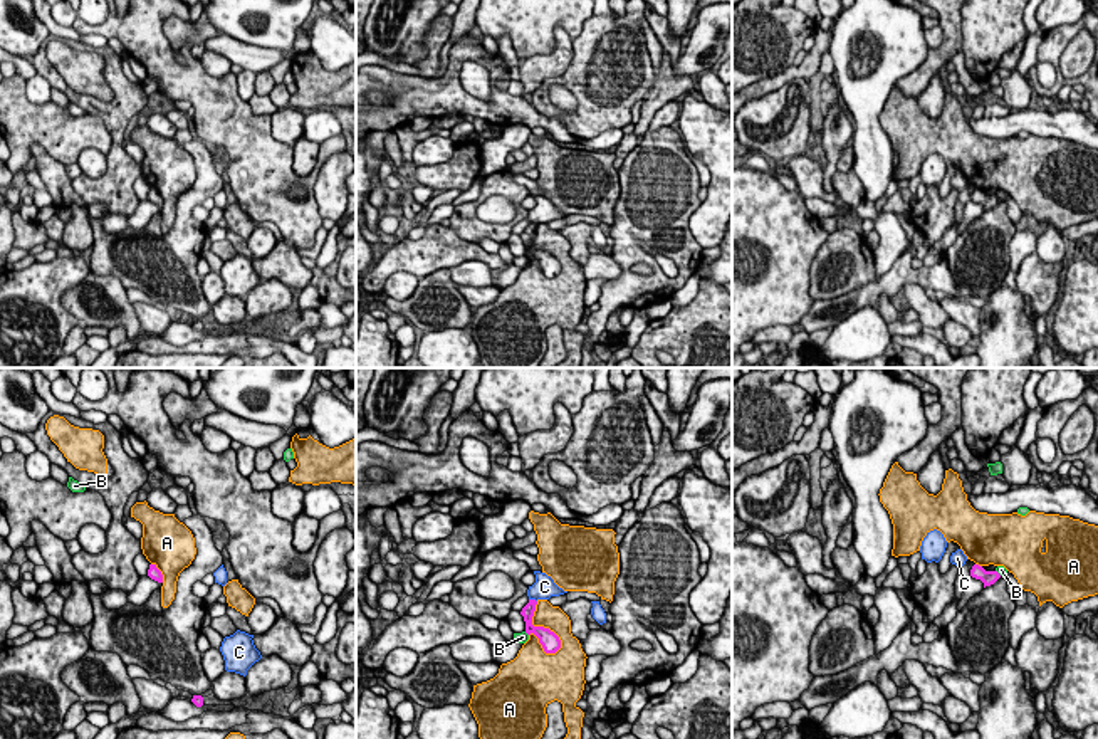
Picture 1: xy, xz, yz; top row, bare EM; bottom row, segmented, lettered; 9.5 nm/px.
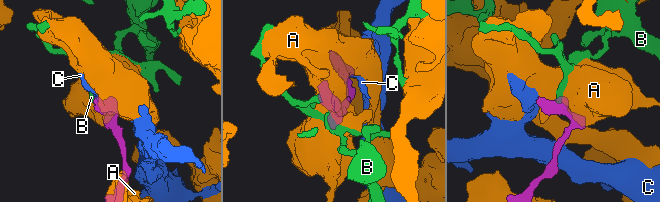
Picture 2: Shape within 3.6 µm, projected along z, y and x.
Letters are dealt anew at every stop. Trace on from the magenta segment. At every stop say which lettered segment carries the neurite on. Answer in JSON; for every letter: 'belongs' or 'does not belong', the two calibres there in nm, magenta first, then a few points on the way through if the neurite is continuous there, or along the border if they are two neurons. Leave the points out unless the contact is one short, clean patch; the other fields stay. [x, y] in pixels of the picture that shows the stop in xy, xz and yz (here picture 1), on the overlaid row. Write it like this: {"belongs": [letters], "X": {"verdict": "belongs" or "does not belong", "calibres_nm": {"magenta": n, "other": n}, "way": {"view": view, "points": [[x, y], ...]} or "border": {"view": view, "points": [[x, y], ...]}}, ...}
{"belongs": [], "A": {"verdict": "does not belong", "calibres_nm": {"magenta": 180, "other": 240}}, "B": {"verdict": "does not belong", "calibres_nm": {"magenta": 140, "other": 90}, "border": {"view": "yz", "points": [[996, 570], [1001, 575]]}}, "C": {"verdict": "does not belong", "calibres_nm": {"magenta": 130, "other": 220}, "border": {"view": "xz", "points": [[529, 598], [536, 602]]}}}

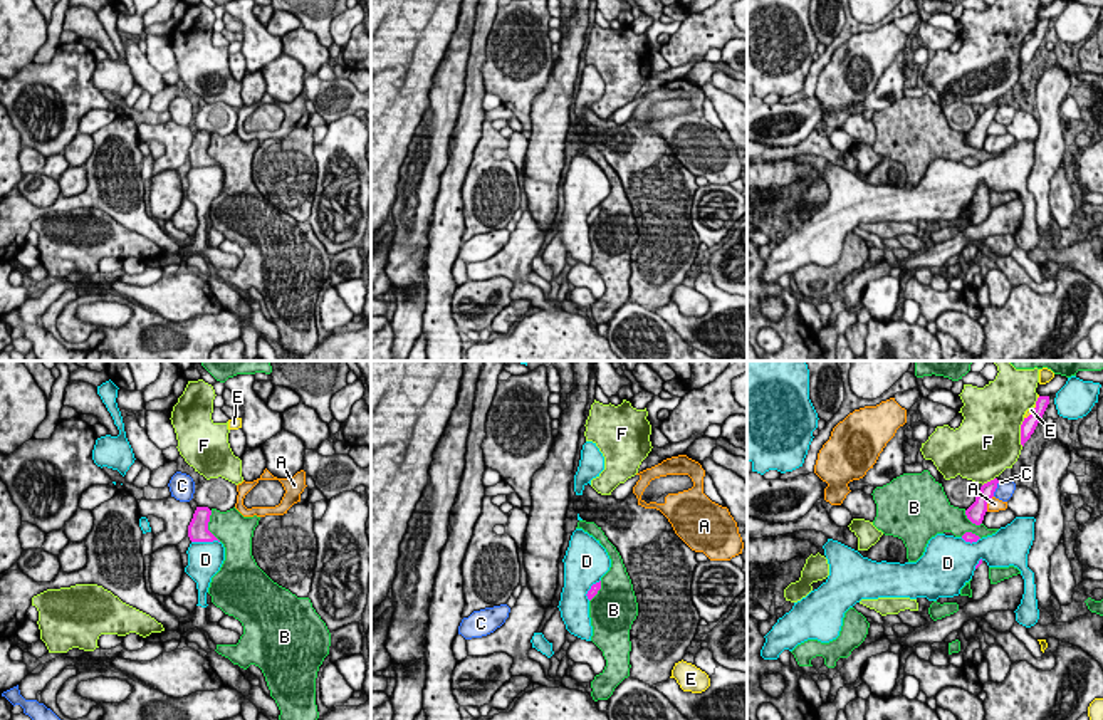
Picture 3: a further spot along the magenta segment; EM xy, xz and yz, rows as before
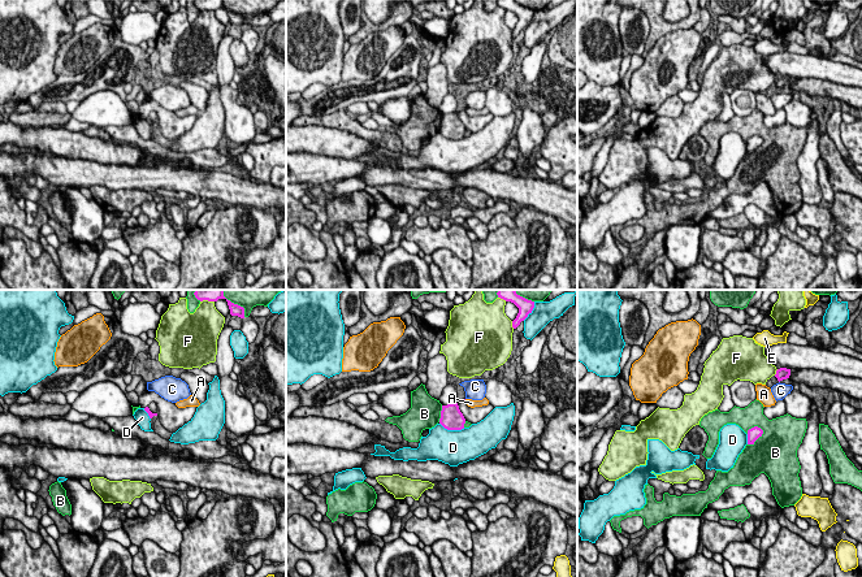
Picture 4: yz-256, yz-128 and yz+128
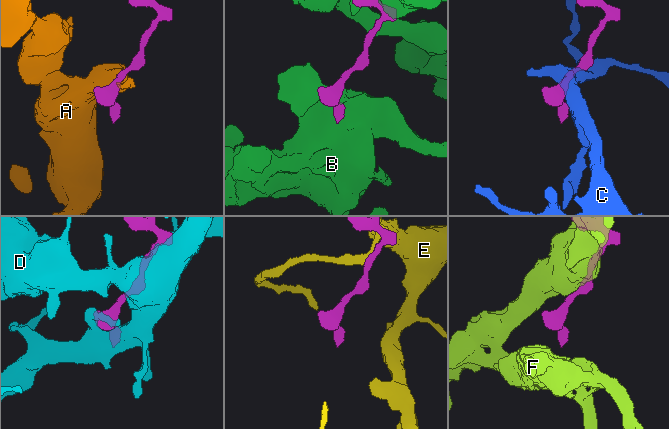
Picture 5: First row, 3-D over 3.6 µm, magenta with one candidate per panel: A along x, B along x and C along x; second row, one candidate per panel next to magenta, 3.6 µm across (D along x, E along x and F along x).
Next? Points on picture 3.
{"belongs": [], "A": {"verdict": "does not belong", "calibres_nm": {"magenta": 170, "other": 130}, "border": {"view": "yz", "points": [[993, 495], [986, 511]]}}, "B": {"verdict": "does not belong", "calibres_nm": {"magenta": 190, "other": 340}}, "C": {"verdict": "does not belong", "calibres_nm": {"magenta": 160, "other": 170}, "border": {"view": "yz", "points": [[999, 480], [993, 495]]}}, "D": {"verdict": "does not belong", "calibres_nm": {"magenta": 190, "other": 320}}, "E": {"verdict": "does not belong", "calibres_nm": {"magenta": 140, "other": 50}}, "F": {"verdict": "does not belong", "calibres_nm": {"magenta": 140, "other": 480}}}

